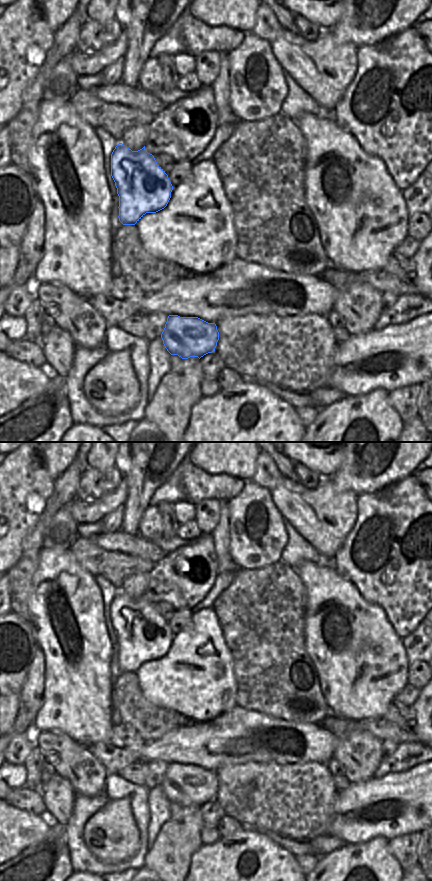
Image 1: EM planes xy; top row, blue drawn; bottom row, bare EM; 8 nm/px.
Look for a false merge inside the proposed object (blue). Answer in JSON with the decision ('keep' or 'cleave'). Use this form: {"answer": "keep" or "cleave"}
{"answer": "keep"}

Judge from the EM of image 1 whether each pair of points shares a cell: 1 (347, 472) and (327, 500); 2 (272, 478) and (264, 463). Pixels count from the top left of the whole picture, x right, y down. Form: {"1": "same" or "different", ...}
{"1": "different", "2": "same"}

